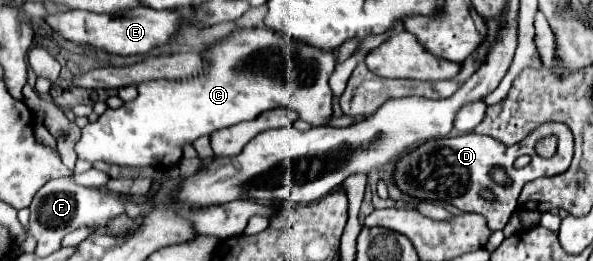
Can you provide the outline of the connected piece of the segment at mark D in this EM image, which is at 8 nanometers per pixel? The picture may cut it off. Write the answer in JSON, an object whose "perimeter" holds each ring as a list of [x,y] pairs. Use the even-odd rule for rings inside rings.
{"perimeter":[[[545,122],[545,124],[537,126],[525,140],[521,140],[515,146],[505,146],[489,136],[469,132],[463,136],[447,136],[447,138],[427,140],[425,144],[417,146],[415,150],[403,154],[395,162],[393,182],[403,194],[407,194],[415,200],[447,202],[447,204],[457,206],[461,212],[481,214],[481,216],[485,216],[491,232],[495,232],[495,230],[503,230],[505,224],[509,222],[511,214],[517,210],[517,198],[527,182],[531,182],[535,178],[543,178],[543,176],[563,174],[569,168],[571,158],[573,158],[573,134],[567,128],[567,124],[561,124],[561,122]],[[547,132],[555,132],[559,136],[559,146],[557,146],[557,152],[553,158],[543,160],[543,158],[535,156],[535,150],[531,148],[531,144],[535,144],[535,140],[539,140],[539,136],[547,136]],[[523,144],[527,144],[525,150],[521,150]],[[521,154],[529,154],[531,162],[525,168],[517,170],[517,168],[513,168],[513,162]],[[497,164],[503,166],[503,170],[511,176],[511,180],[513,180],[511,188],[499,188],[497,184],[491,184],[491,178],[487,174]],[[479,184],[481,184],[481,188],[487,188],[493,192],[493,196],[495,196],[493,202],[483,200],[483,196],[479,196]]]}

